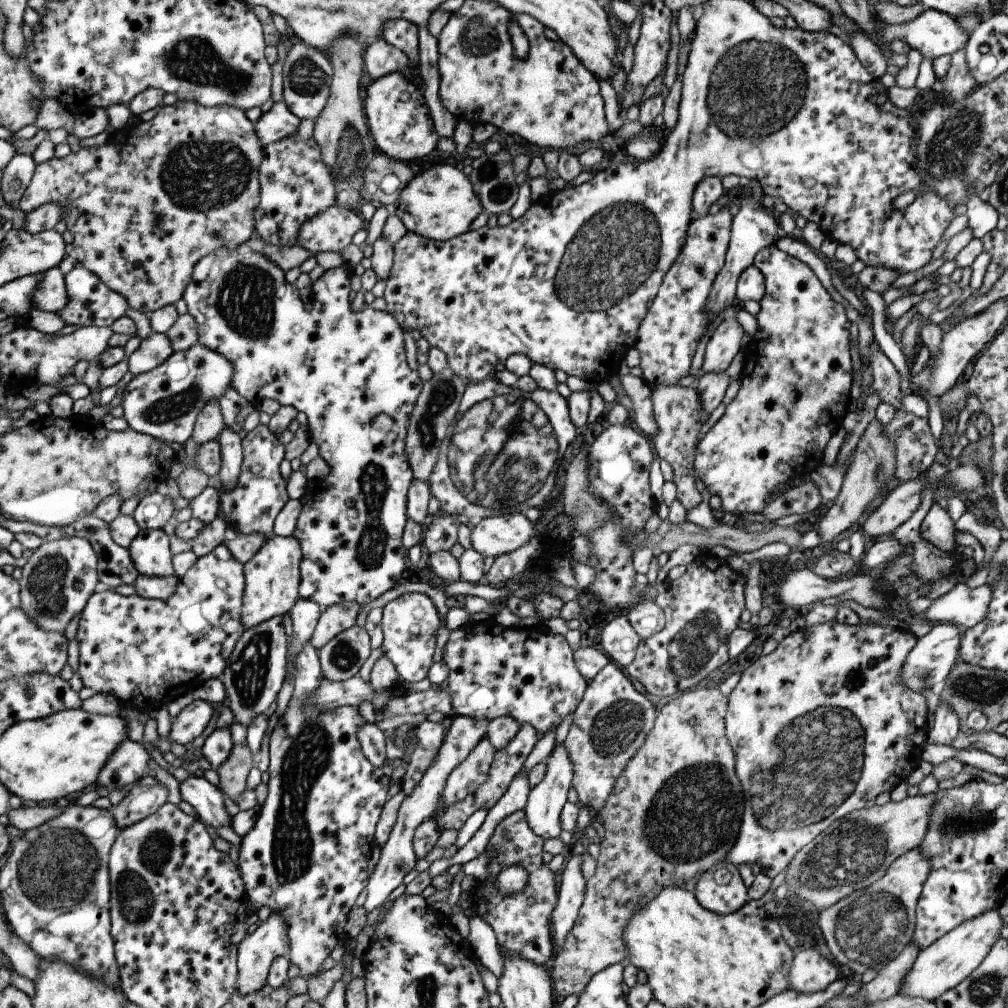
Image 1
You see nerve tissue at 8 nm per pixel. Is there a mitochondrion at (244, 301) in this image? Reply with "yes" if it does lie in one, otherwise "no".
yes

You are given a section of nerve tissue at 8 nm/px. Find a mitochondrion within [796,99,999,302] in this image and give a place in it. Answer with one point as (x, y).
(955, 145)

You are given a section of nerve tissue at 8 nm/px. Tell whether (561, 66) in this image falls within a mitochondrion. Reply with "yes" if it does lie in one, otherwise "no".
no

